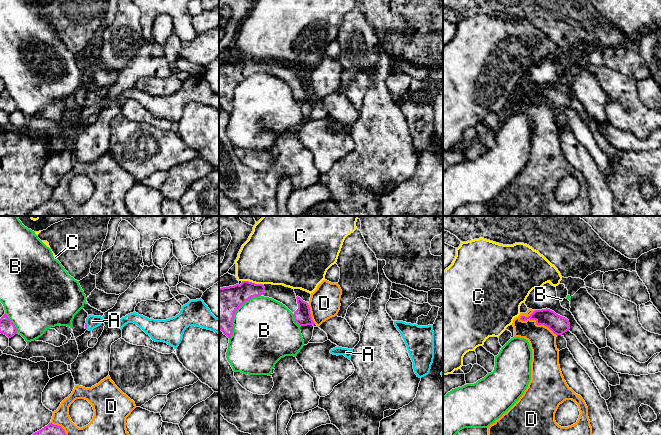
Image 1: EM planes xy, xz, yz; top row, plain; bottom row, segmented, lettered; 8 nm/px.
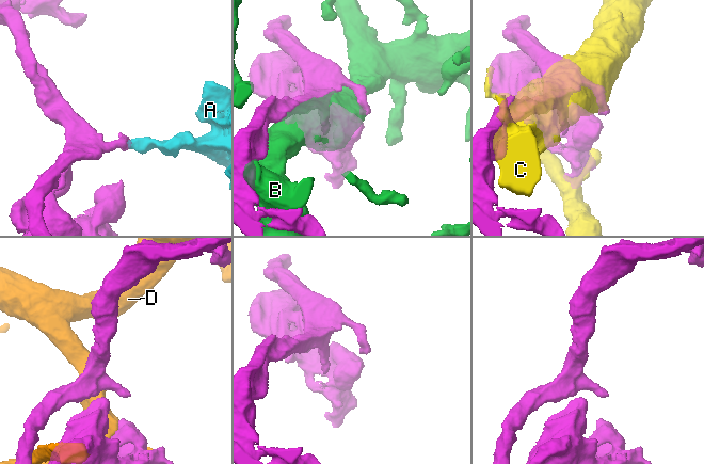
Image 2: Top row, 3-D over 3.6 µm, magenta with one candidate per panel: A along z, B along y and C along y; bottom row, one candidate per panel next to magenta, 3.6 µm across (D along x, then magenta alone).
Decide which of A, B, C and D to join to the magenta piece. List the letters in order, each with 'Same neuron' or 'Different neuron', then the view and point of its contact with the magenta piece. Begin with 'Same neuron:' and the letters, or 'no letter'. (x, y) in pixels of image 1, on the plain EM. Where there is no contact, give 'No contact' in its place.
Same neuron: A
A: Same neuron. Touches magenta at xy (86, 102)
B: Different neuron. Touches magenta at xz (234, 88)
C: Different neuron. Touches magenta at xz (253, 59)
D: Different neuron. Touches magenta at yz (537, 100)

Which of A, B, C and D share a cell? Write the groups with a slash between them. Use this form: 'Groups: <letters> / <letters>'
Groups: A / B / C / D

